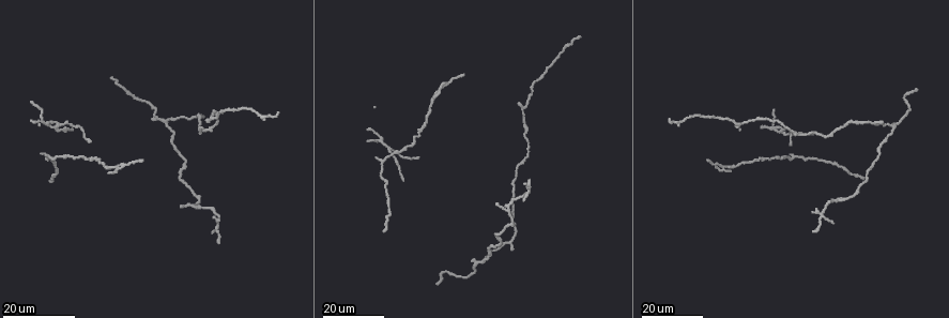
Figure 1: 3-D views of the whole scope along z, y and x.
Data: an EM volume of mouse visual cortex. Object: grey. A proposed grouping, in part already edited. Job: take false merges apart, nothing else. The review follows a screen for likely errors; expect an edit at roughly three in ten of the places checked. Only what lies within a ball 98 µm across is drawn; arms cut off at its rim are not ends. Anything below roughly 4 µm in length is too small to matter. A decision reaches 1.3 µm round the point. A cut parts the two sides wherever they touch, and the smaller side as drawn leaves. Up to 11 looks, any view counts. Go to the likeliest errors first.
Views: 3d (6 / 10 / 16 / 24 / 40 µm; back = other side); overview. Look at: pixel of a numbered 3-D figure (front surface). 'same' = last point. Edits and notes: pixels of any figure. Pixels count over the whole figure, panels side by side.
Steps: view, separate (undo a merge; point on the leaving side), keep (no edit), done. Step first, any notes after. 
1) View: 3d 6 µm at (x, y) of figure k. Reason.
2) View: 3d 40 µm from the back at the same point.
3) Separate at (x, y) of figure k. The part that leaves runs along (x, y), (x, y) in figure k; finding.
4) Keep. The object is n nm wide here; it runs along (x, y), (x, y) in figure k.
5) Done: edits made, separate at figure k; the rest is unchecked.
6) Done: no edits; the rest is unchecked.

View: 3d 24 µm at (822, 215) of figure 1. Looks like a crossing.

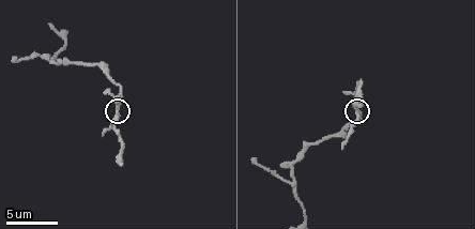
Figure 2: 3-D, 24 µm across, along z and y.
View: 3d 10 µm at (116, 109) of figure 2.

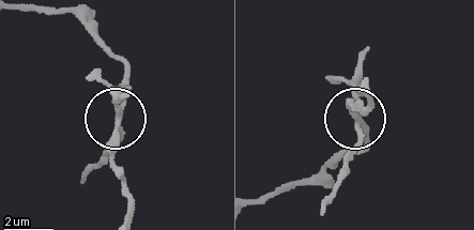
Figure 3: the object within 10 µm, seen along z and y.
Separate at (122, 90) of figure 3. The part that leaves runs along (357, 120), (355, 142), (322, 214) in figure 3; a second neuron is stuck on.

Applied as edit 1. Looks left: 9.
View: 3d 16 µm at (293, 182) of figure 2. Two arms in line, one across.

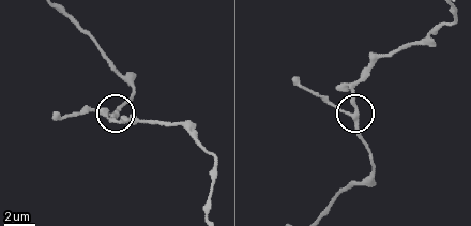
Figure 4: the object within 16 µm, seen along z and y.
Keep. It runs along (319, 214), (373, 164), (356, 118), (324, 96) in figure 4; all the same neuron.

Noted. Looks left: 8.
View: 3d 16 µm at (449, 83) of figure 1. Branch point.

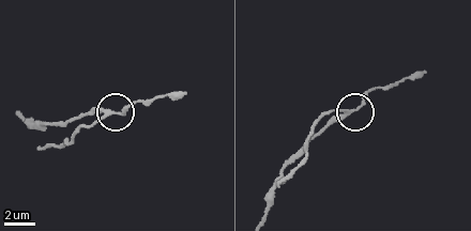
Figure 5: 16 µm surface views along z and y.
View: 3d 10 µm at (105, 110) of figure 5.

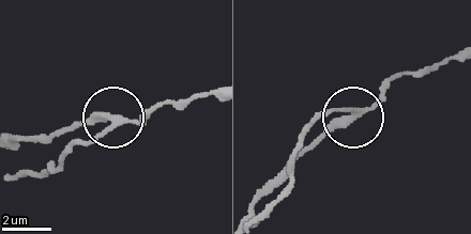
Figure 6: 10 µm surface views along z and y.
Separate at (87, 142) of figure 6. The side arm is 9 µm long; the part that leaves runs along (118, 123), (71, 147), (51, 172), (51, 166), (11, 175) in figure 6; two neurons meet here.

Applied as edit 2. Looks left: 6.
View: overview. Redraw.

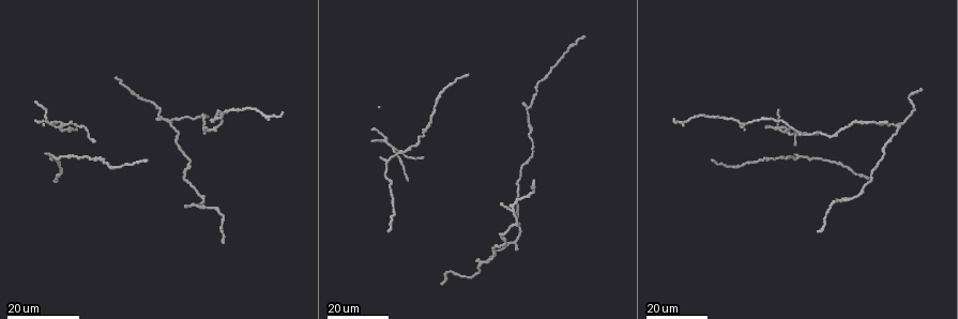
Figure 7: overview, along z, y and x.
View: 3d 16 µm at (172, 122) of figure 7. Arms part here.

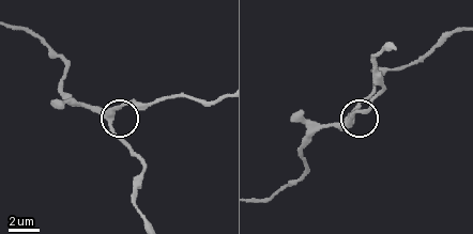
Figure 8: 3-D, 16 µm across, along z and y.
View: 3d 6 µm at (347, 122) of figure 8.

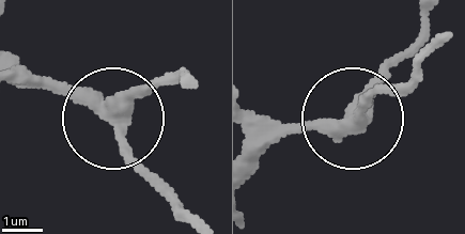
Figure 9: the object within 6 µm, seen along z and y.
Keep. The object is 330 nm wide here; continuous, no second neuron.

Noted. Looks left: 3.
View: 3d 24 µm at (745, 122) of figure 7. Three arms meet.

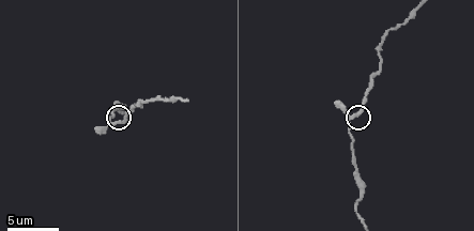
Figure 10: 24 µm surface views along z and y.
View: 3d 6 µm at (353, 117) of figure 10.

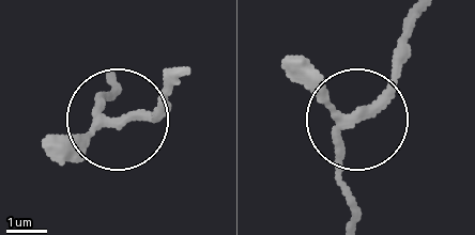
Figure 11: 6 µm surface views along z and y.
Keep. The side arm is 35 µm long; it runs along (350, 216), (340, 144), (388, 83), (409, 35) in figure 11; one neuron here.

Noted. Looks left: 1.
Done: edits made, separate at figure 3, separate at figure 6; the rest is unchecked.

